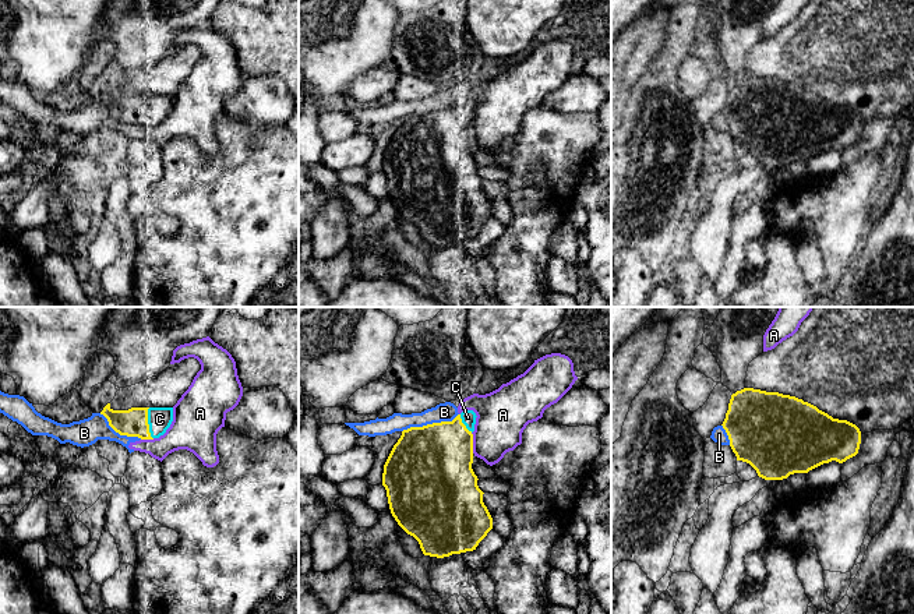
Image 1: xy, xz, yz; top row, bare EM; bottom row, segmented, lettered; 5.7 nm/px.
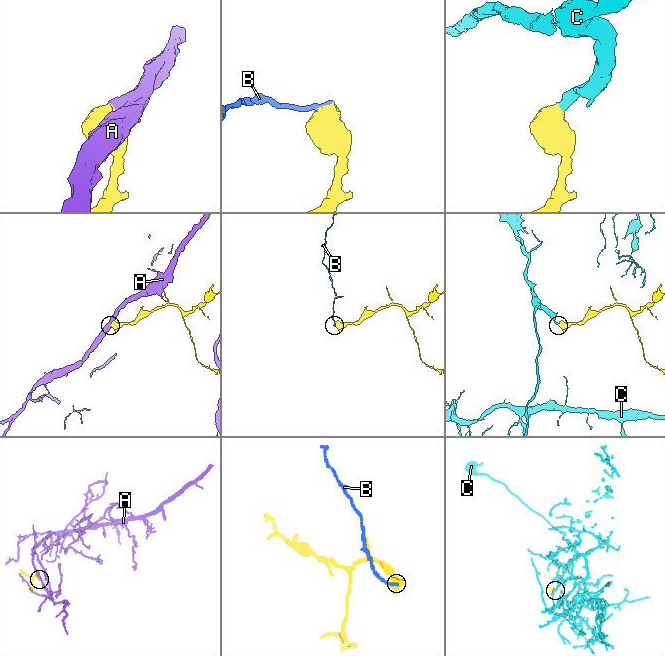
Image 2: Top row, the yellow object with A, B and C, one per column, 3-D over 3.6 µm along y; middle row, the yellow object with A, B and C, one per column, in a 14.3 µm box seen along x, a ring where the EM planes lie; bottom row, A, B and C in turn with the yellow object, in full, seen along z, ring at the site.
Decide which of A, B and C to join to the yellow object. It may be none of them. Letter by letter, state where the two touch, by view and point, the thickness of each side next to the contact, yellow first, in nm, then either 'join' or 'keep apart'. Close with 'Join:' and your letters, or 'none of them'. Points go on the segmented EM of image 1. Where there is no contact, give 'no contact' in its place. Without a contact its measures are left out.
A: xz (472, 443) | 440/300 nm | keep apart
B: xz (430, 424) | 480/110 nm | keep apart
C: xy (147, 423) | 160/140 nm | join
Join: C

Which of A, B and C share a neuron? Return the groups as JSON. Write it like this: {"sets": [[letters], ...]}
{"sets": [["A", "B"], ["C"]]}

